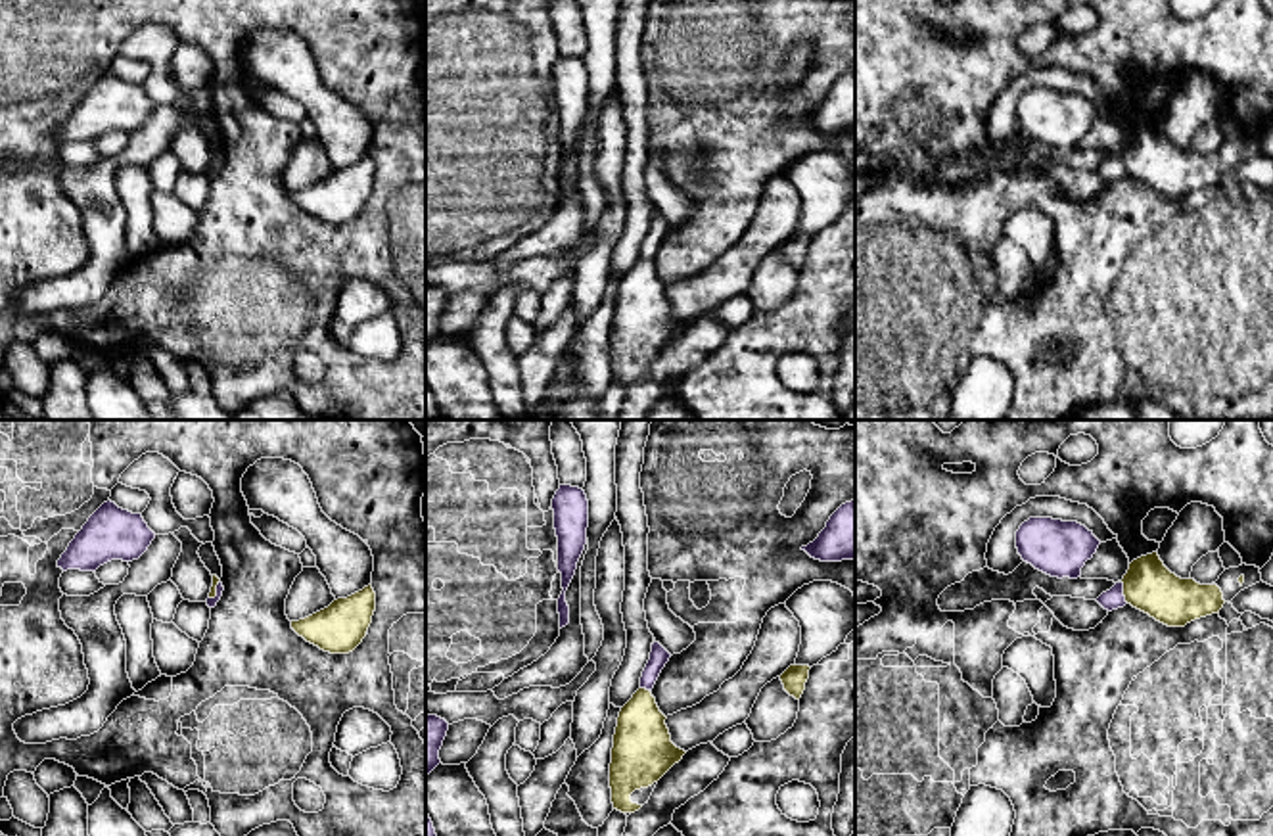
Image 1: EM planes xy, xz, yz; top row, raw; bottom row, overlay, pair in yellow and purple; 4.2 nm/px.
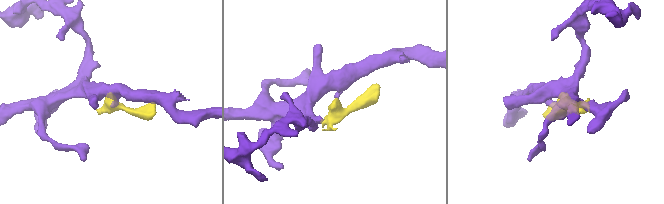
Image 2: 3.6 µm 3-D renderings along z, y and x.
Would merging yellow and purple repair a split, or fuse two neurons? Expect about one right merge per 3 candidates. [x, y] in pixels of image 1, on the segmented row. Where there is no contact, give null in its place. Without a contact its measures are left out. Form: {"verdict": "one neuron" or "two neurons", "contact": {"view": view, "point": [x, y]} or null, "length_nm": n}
{"verdict": "two neurons", "contact": {"view": "yz", "point": [1124, 593]}, "length_nm": 100}

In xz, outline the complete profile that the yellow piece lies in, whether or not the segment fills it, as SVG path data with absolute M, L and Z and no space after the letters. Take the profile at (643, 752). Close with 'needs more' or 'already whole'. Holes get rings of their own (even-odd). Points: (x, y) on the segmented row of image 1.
M638 688L621 708L613 734L610 788L613 809L627 817L648 803L658 780L683 759L650 690Z | needs more

